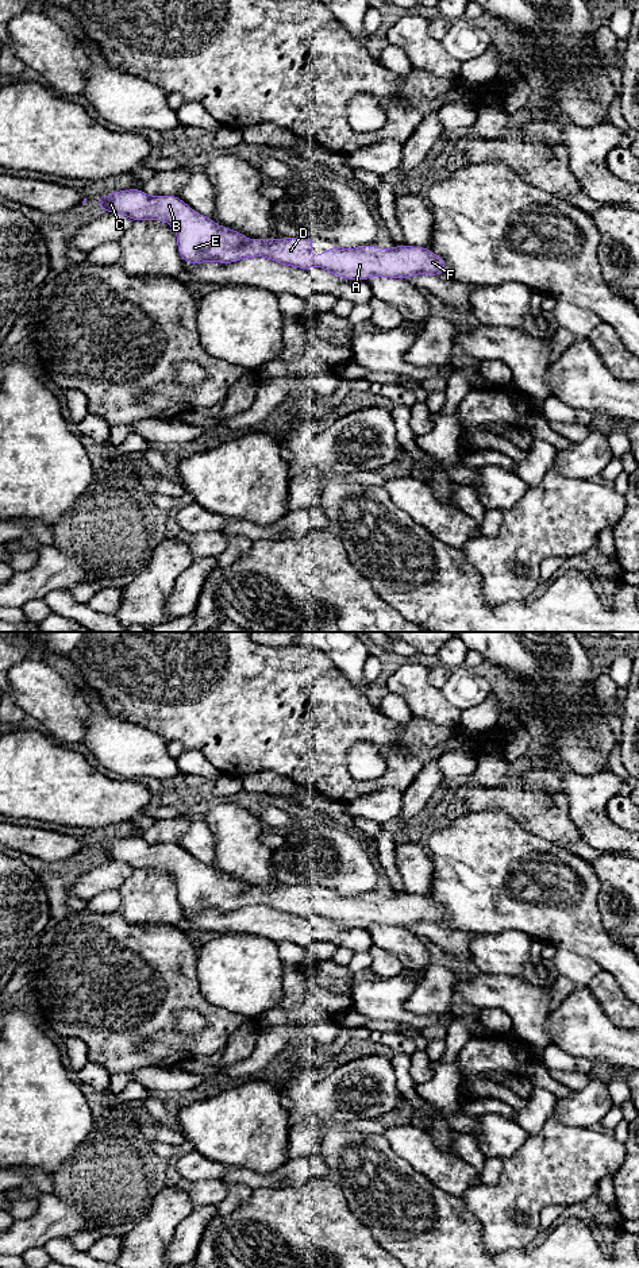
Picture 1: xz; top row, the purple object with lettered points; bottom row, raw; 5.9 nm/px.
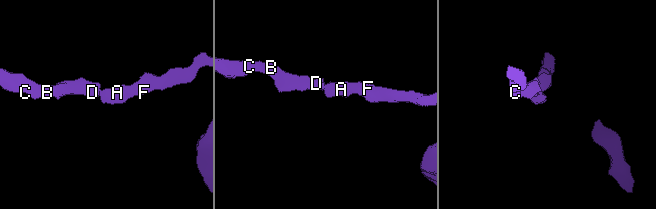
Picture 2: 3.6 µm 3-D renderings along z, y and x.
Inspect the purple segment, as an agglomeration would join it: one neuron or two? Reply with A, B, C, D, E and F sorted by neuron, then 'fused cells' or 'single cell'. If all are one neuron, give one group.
A B C D E F; single cell

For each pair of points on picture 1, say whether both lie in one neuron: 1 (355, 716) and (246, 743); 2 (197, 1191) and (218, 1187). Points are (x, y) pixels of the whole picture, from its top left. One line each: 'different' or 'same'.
1: same
2: same

